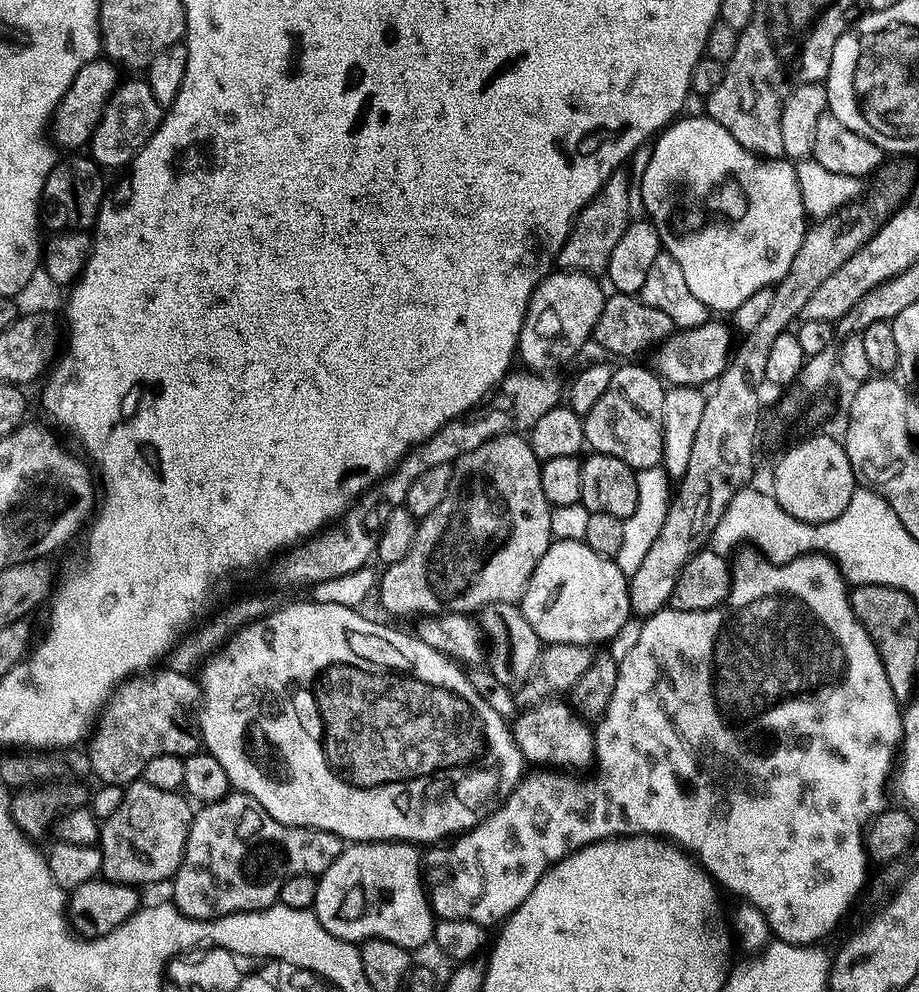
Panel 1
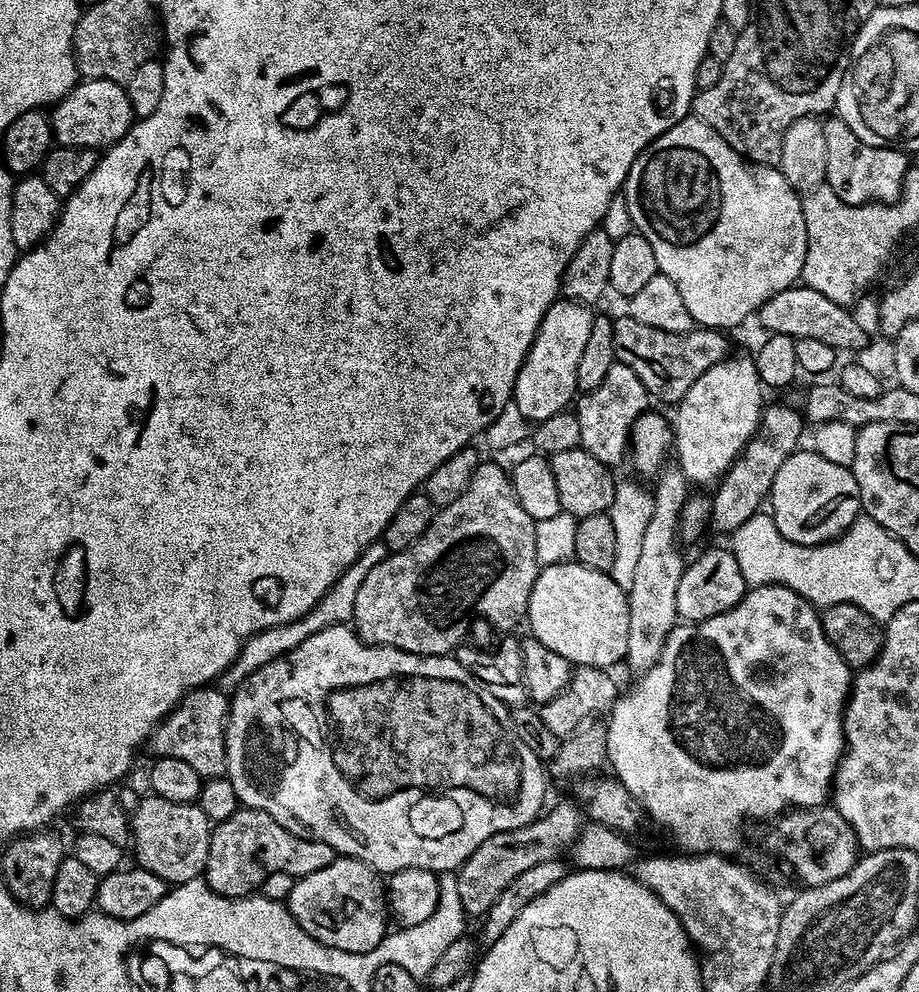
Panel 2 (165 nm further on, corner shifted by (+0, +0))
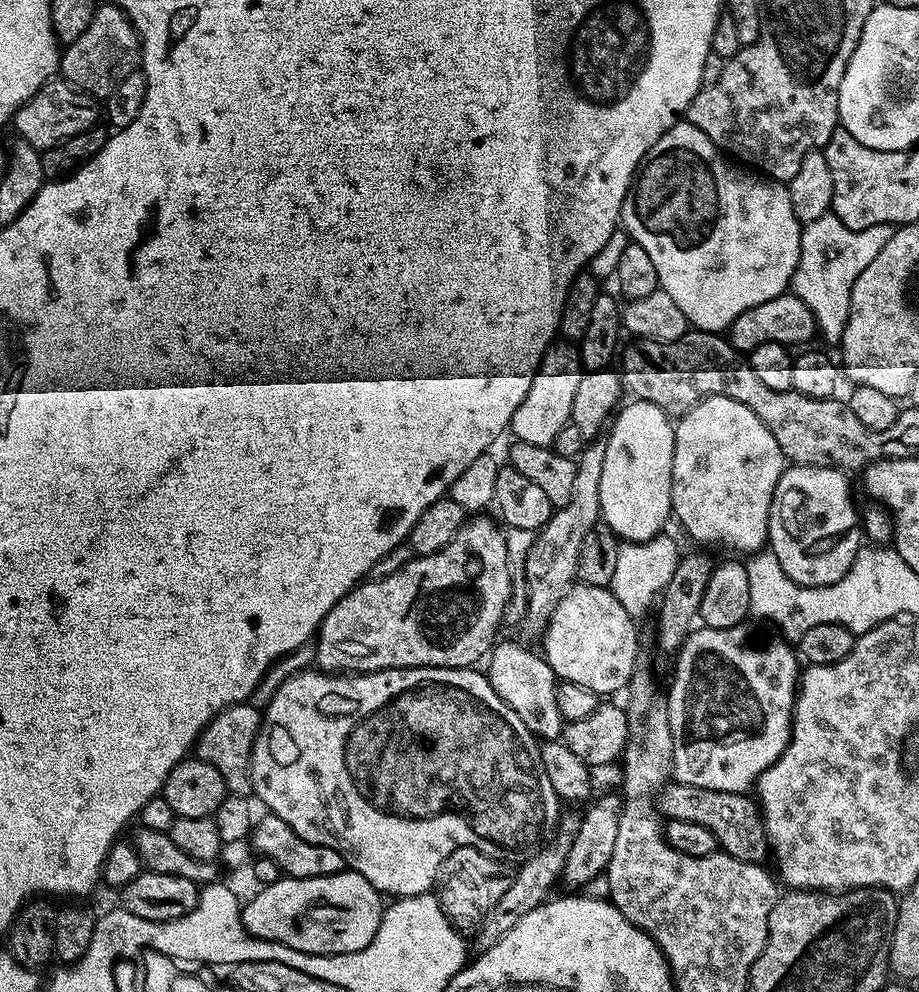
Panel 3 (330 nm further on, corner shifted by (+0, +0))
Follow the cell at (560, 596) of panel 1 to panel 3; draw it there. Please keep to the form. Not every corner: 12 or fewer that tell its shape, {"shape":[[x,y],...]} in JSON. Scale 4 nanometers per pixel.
{"shape":[[577,583],[548,618],[557,681],[627,689],[636,624],[611,587]]}

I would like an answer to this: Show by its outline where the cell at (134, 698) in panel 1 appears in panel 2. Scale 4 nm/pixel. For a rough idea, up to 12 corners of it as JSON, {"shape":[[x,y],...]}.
{"shape":[[187,692],[146,741],[153,757],[225,775],[229,693]]}

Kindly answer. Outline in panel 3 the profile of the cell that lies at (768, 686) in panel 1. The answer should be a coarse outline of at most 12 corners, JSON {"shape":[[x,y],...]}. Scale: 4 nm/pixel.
{"shape":[[697,627],[666,707],[677,784],[747,793],[792,739],[797,649]]}

